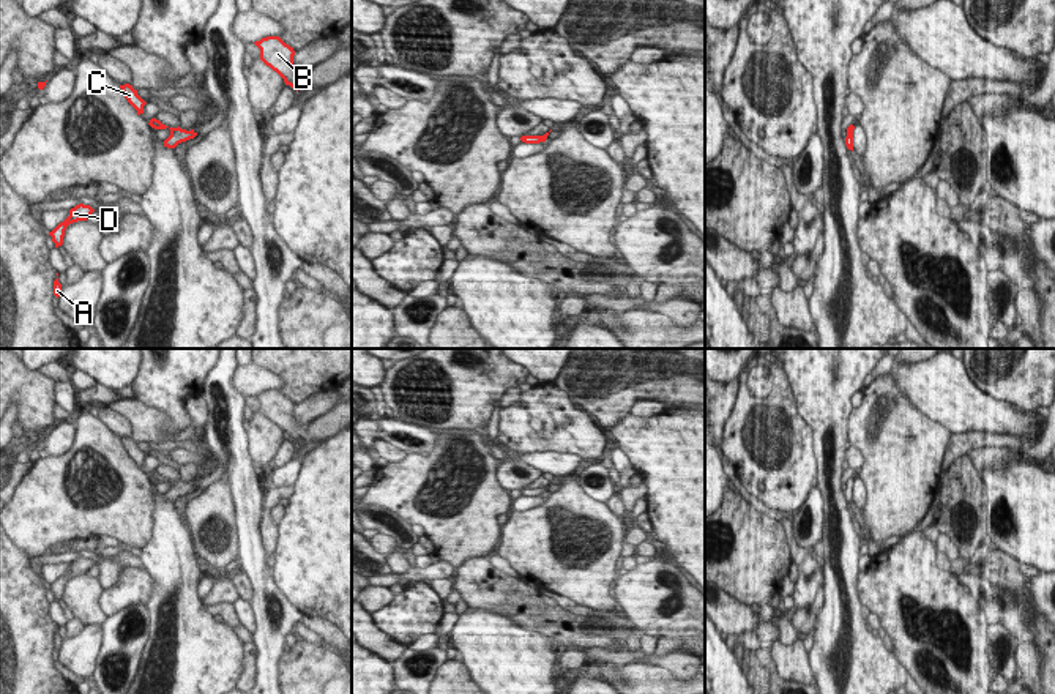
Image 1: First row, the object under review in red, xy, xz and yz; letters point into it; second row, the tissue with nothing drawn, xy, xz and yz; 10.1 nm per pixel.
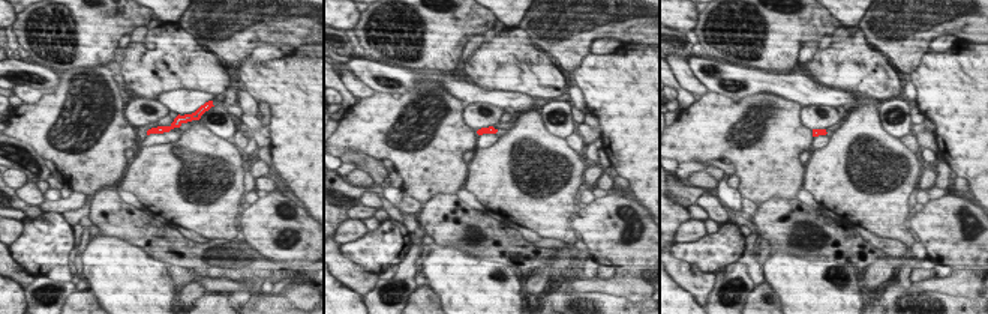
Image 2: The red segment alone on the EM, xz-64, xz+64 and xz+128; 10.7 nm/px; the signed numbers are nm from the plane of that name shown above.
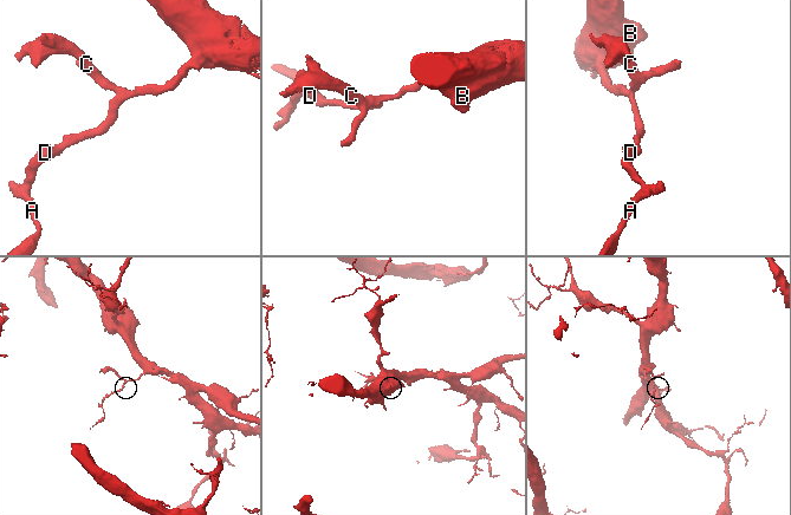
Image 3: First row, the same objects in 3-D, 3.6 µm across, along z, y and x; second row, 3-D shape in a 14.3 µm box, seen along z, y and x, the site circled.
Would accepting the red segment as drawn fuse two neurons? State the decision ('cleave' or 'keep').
keep

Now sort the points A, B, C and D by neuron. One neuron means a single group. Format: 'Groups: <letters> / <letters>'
Groups: A B C D

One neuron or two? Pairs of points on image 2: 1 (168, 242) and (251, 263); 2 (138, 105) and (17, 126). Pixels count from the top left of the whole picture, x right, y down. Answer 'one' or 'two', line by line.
1: one
2: two

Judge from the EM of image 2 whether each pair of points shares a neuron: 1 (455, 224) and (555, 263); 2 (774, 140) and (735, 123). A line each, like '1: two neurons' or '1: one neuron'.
1: one neuron
2: one neuron

